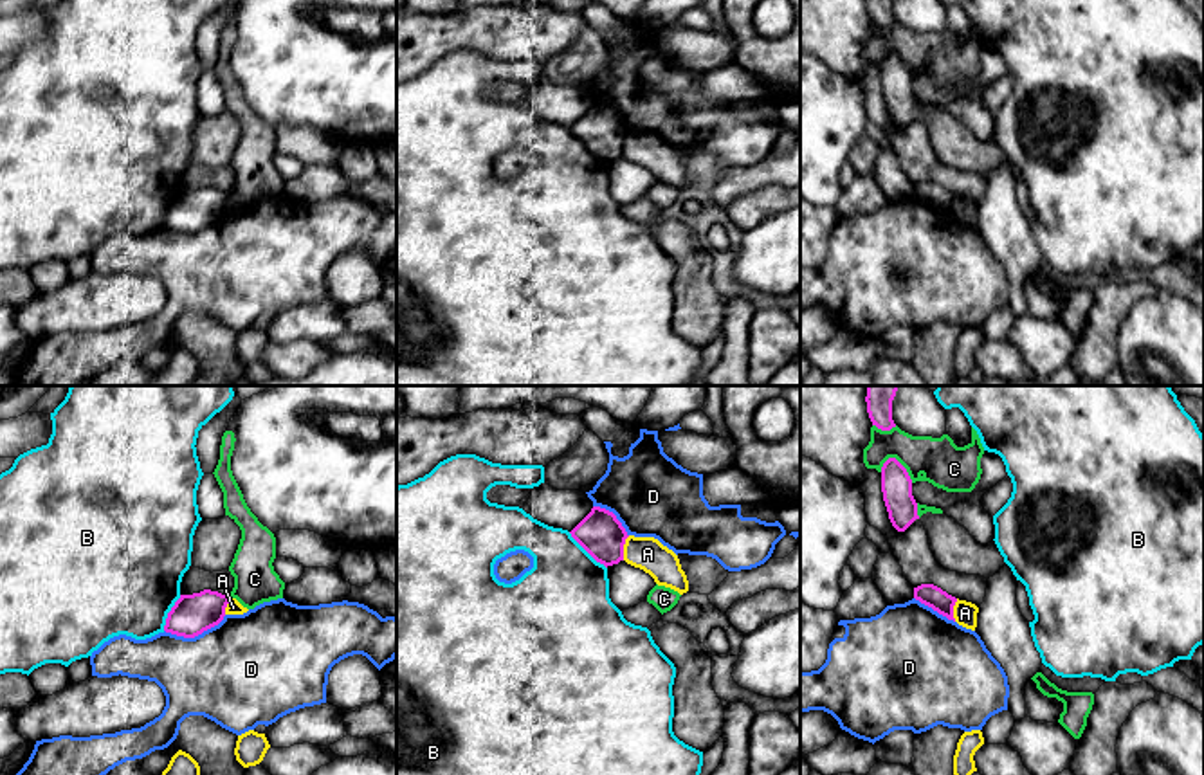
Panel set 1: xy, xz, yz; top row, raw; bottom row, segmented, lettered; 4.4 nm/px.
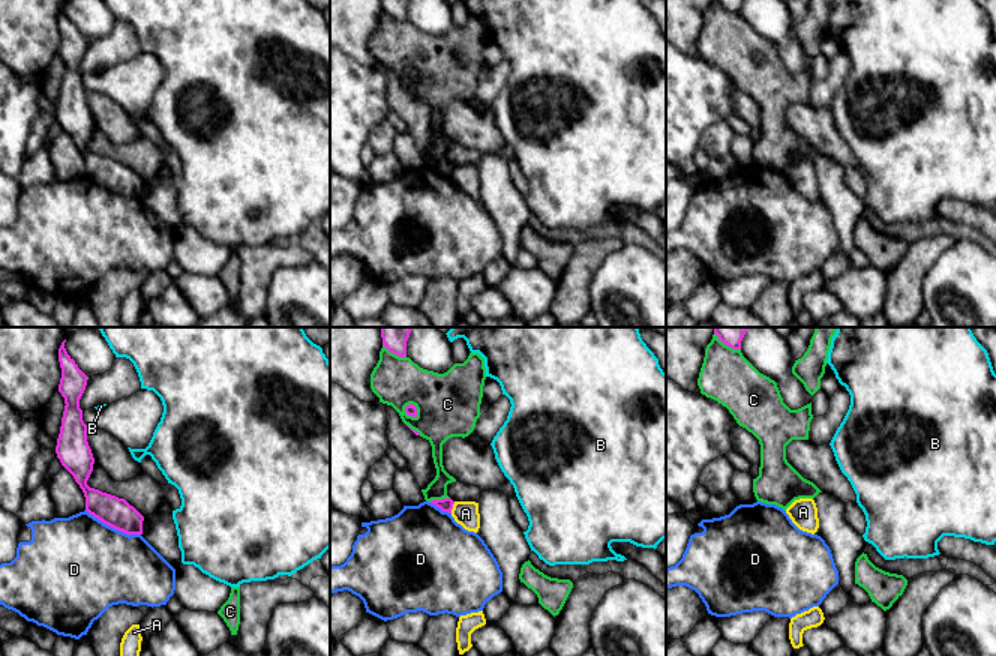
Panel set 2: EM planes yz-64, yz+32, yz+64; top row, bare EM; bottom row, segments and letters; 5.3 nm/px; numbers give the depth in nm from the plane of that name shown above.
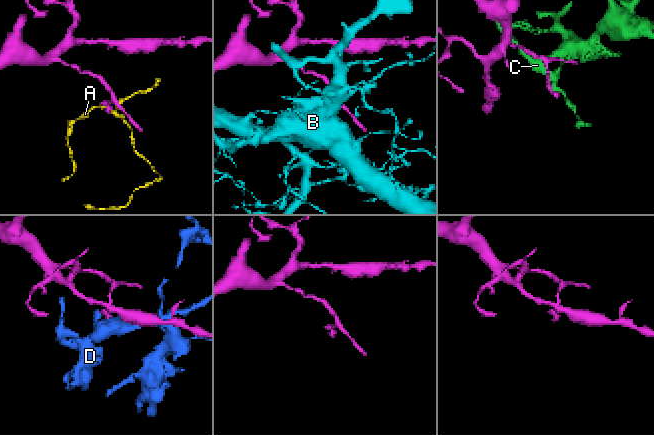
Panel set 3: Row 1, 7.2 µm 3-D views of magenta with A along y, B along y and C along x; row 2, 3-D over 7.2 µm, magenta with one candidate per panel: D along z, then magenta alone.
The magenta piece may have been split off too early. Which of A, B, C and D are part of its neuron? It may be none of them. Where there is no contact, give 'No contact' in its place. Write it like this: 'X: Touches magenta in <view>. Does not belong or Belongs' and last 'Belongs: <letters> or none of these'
A: Touches magenta in xz. Does not belong
B: Touches magenta in xz. Does not belong
C: Touches magenta in yz. Does not belong
D: Touches magenta in xy. Does not belong
Belongs: none of these

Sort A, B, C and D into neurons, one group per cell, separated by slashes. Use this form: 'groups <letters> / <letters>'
groups A / B / C / D

